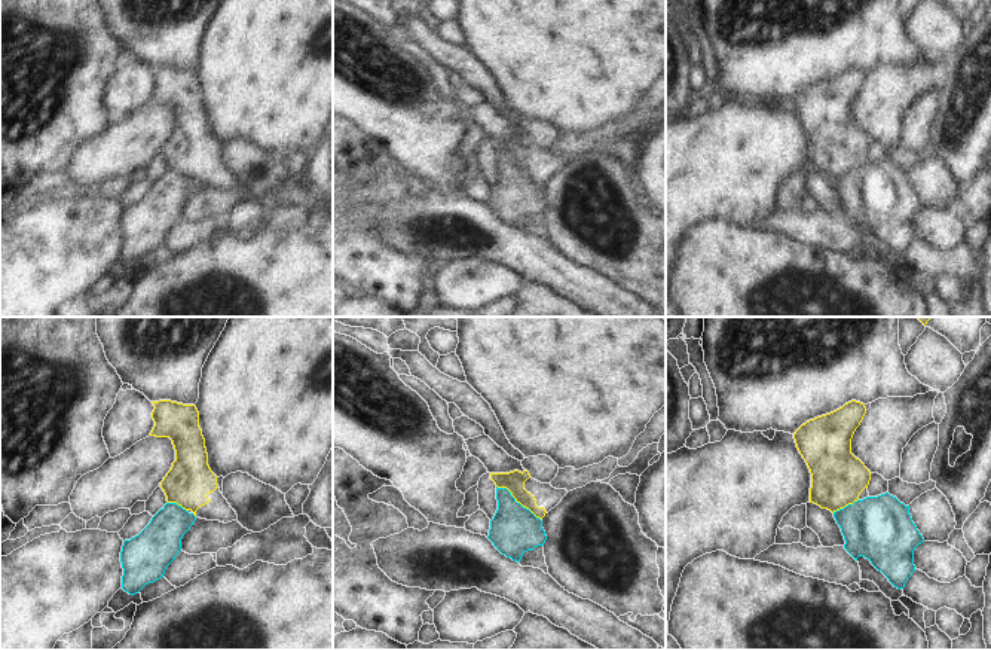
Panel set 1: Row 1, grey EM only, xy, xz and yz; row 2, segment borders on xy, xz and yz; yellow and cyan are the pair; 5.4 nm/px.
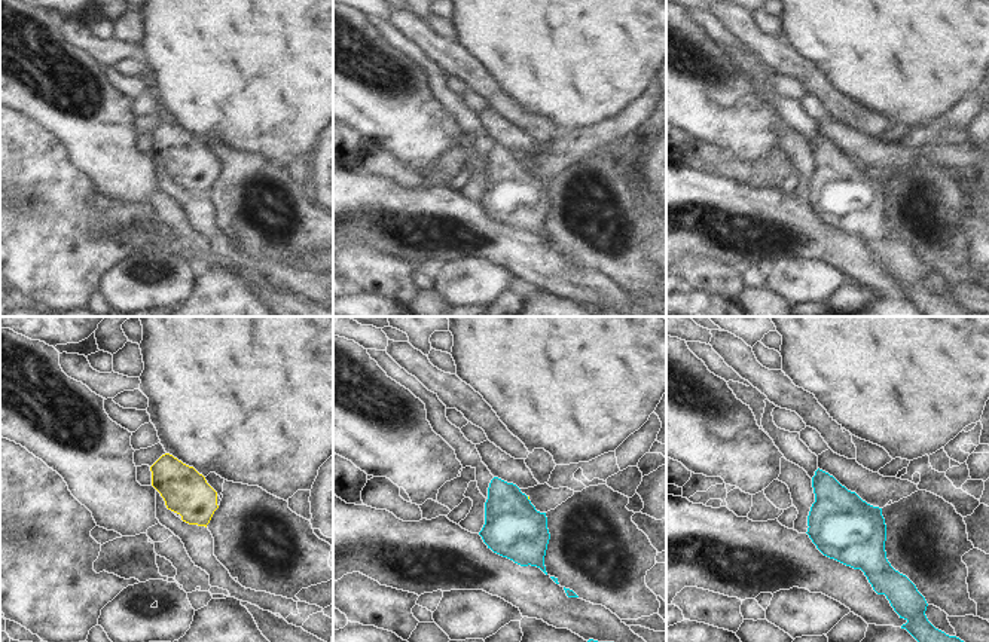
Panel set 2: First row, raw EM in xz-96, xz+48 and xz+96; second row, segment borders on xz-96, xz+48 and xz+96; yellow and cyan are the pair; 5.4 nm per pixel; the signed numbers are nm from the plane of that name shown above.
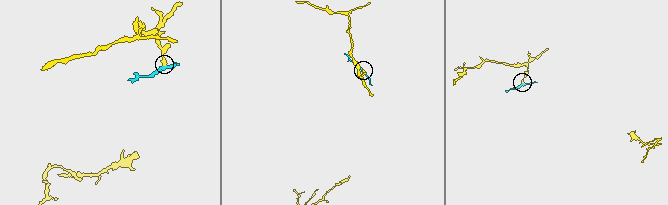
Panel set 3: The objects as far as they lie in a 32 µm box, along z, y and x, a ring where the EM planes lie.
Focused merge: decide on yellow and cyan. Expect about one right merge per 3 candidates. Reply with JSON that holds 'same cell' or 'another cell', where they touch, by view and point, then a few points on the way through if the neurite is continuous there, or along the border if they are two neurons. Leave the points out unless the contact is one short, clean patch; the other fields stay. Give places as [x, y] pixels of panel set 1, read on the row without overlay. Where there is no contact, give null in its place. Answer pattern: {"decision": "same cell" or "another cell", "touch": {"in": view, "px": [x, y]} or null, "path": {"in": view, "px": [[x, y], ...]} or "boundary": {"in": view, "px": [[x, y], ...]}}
{"decision": "another cell", "touch": {"in": "xz", "px": [517, 168]}, "boundary": {"in": "xz", "px": [[496, 152], [504, 153], [540, 186]]}}

